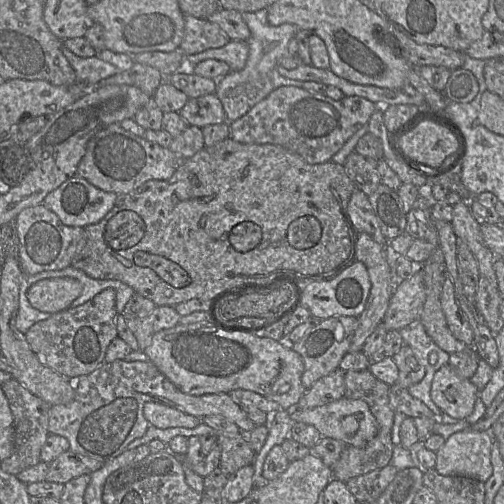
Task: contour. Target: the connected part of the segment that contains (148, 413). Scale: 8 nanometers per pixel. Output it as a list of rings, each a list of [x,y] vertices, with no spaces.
[[[147,402],[143,407],[143,414],[150,425],[159,429],[175,427],[195,428],[202,419],[181,412],[175,408],[157,402]]]

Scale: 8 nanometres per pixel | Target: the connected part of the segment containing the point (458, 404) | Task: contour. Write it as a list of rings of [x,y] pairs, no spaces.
[[[445,364],[433,376],[430,398],[444,413],[462,420],[473,412],[478,391],[469,379],[458,376]]]

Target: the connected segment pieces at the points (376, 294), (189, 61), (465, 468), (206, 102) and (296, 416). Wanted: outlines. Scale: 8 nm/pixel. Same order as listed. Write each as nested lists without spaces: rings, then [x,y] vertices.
[[[357,233],[355,240],[355,260],[362,262],[368,272],[370,280],[370,291],[361,314],[357,317],[356,327],[352,335],[348,352],[362,351],[363,344],[367,337],[382,322],[387,310],[389,300],[396,286],[396,278],[386,260],[385,247],[376,243],[366,233]]]
[[[229,40],[223,47],[185,56],[185,68],[190,69],[203,60],[216,59],[226,62],[232,71],[240,71],[245,67],[248,55],[246,41]]]
[[[469,428],[452,434],[436,453],[435,470],[444,476],[465,476],[486,482],[492,475],[491,447],[493,435],[489,431],[474,431]]]
[[[215,93],[189,98],[178,113],[188,125],[200,128],[226,122],[223,105]]]
[[[342,397],[326,405],[305,410],[291,410],[294,422],[303,422],[314,426],[322,437],[333,438],[345,445],[364,448],[378,432],[378,423],[368,405],[358,399]]]

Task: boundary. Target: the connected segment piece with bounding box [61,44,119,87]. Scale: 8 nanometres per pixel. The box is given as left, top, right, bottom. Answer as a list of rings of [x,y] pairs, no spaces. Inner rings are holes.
[[[62,44],[62,53],[73,67],[77,82],[87,86],[95,87],[99,81],[110,77],[119,70],[114,65],[105,62],[97,56],[79,57]]]

